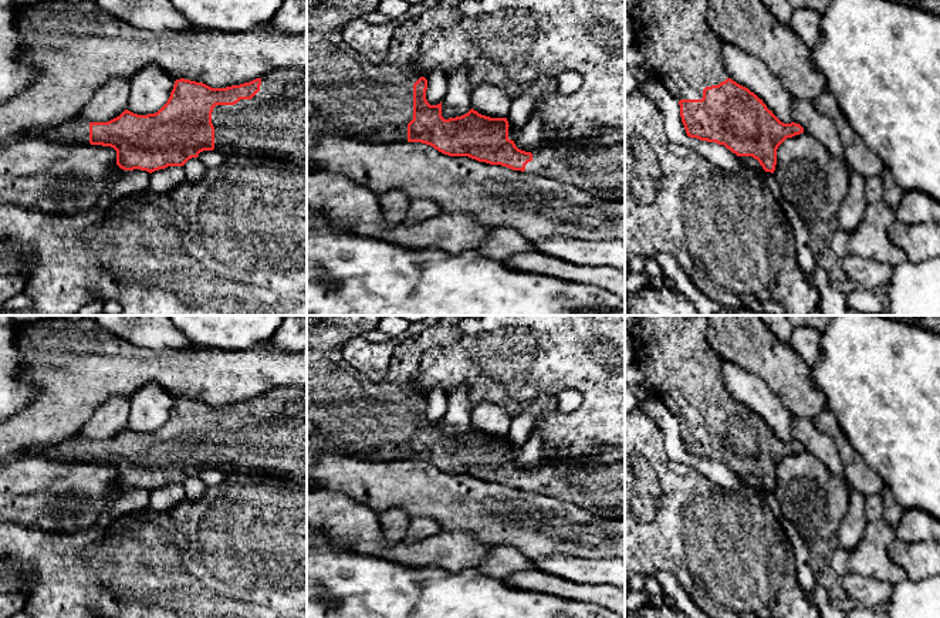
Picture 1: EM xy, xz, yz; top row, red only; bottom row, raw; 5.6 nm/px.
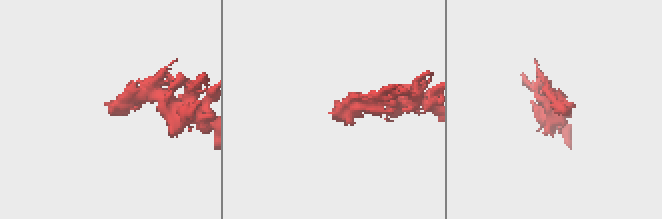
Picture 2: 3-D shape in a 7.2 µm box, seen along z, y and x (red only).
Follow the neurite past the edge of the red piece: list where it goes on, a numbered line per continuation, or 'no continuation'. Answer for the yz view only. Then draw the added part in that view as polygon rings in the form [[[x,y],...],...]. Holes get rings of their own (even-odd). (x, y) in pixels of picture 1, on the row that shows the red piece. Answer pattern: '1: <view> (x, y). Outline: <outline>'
1: yz (675, 36). Outline: [[[706,0],[625,3],[633,45],[677,101],[701,99],[706,87],[730,78],[706,13]]]

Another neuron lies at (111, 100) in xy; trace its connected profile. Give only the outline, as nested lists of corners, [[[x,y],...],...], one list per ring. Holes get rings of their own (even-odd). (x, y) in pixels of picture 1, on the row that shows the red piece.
[[[111,78],[94,94],[78,118],[88,122],[108,122],[119,116],[128,107],[129,91],[129,80]]]

